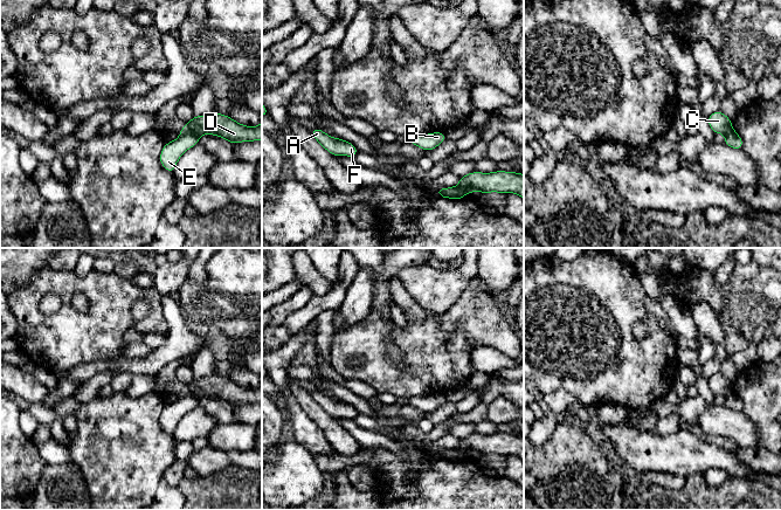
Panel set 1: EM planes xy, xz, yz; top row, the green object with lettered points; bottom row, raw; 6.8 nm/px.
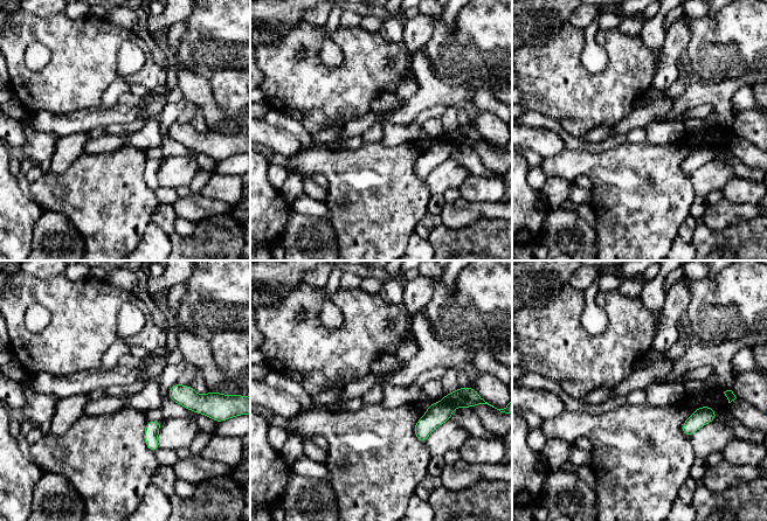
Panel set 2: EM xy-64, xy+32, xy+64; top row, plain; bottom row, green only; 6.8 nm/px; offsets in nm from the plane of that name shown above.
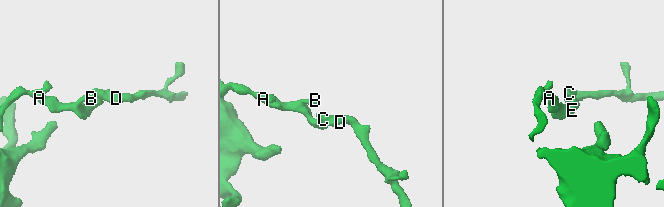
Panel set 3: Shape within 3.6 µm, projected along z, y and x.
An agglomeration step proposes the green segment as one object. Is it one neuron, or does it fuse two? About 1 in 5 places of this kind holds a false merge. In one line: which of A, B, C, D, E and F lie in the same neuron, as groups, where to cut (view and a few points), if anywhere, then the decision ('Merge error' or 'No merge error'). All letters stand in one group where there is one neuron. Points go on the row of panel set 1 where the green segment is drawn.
Groups: A B E F / C D. Split along xy (185, 126), (199, 135). Merge error

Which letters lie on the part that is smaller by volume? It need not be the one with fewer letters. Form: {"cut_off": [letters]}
{"cut_off": ["C", "D"]}

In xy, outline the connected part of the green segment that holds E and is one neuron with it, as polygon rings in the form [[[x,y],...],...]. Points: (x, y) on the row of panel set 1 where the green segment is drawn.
[[[180,128],[180,136],[173,142],[165,144],[160,152],[161,166],[170,173],[174,173],[180,157],[191,147],[199,144],[199,135],[187,128]]]

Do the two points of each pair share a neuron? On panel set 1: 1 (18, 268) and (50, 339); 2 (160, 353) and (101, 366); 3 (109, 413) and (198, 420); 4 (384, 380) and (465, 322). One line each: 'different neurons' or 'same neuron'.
1: different neurons
2: same neuron
3: different neurons
4: same neuron

